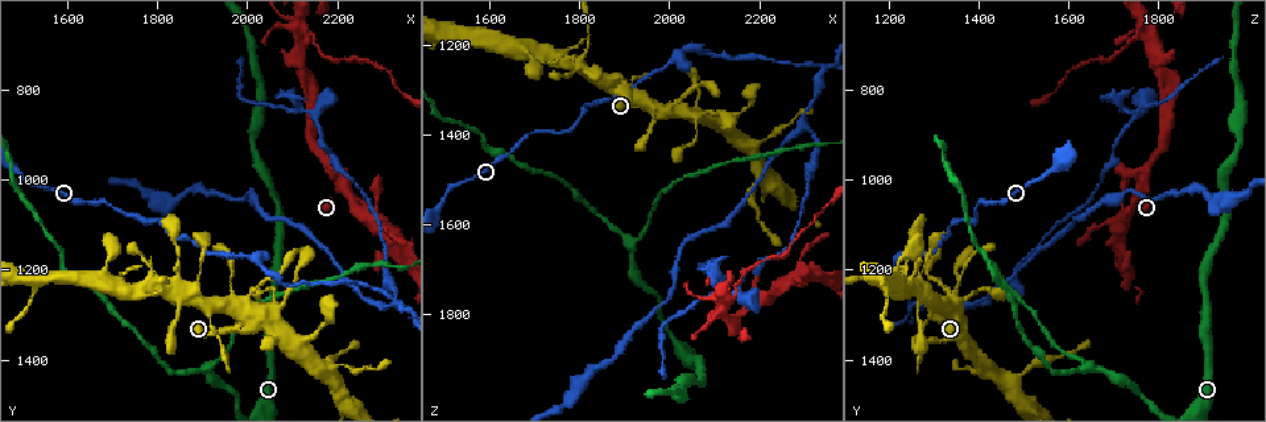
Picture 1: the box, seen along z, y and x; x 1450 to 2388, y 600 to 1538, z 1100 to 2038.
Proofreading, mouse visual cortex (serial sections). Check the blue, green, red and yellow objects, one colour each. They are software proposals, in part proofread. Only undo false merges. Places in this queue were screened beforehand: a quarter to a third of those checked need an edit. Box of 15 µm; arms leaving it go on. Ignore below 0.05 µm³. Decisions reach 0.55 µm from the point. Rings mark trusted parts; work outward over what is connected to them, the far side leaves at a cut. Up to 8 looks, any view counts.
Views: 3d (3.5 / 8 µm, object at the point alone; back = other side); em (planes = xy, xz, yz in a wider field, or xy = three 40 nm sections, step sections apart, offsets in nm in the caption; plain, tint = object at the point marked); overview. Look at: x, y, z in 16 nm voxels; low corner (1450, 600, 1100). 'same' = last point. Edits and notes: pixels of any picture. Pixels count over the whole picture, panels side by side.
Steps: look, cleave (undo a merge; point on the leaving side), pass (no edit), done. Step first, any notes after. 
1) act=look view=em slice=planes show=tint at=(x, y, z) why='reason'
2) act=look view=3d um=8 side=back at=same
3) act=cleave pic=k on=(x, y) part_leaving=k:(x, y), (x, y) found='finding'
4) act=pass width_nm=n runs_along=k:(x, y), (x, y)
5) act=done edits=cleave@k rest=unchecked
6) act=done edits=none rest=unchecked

act=look view=3d um=3.5 at=(2015, 1175, 1230) why='a fork'

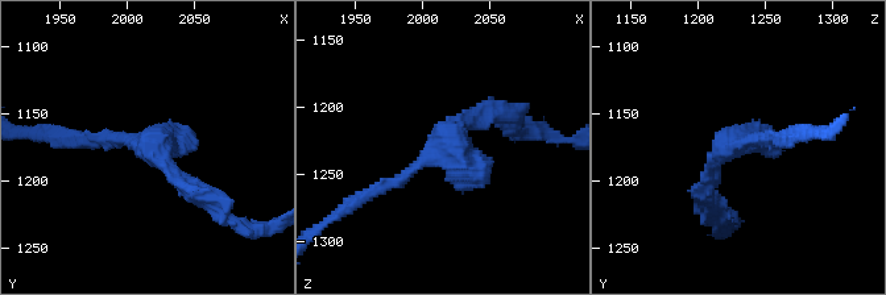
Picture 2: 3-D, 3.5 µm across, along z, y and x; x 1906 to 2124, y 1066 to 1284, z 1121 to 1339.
act=look view=em slice=xy step=2 show=tint at=(2014, 1172, 1228) why='now the EM'

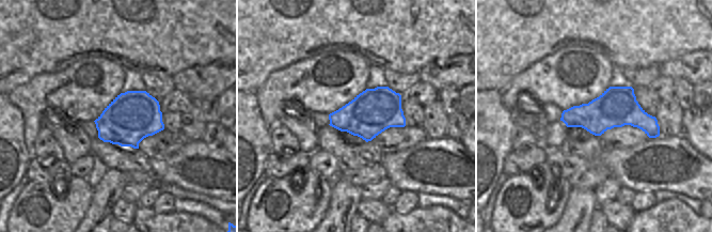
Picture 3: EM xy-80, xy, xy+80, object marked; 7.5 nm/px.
act=pass runs_along=2:(367, 196), (500, 115) found='continuous, no second cell'

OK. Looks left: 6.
act=look view=3d um=3.5 at=(2340, 1280, 1245) why='arms part here'

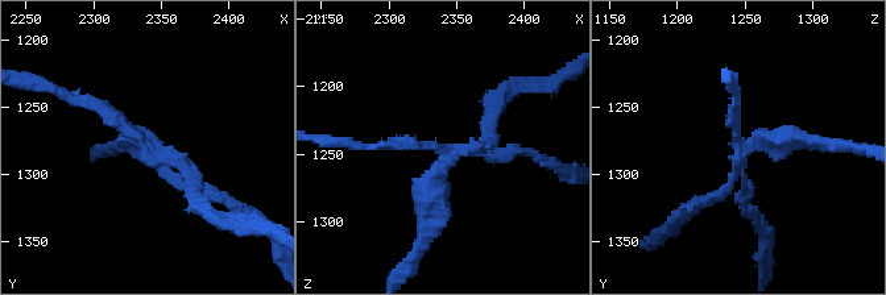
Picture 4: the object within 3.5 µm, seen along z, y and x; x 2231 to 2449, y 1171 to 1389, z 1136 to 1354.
act=look view=em slice=xy step=1 show=tint at=(2340, 1276, 1250) arms=3 arm_widths_nm=150,150,200

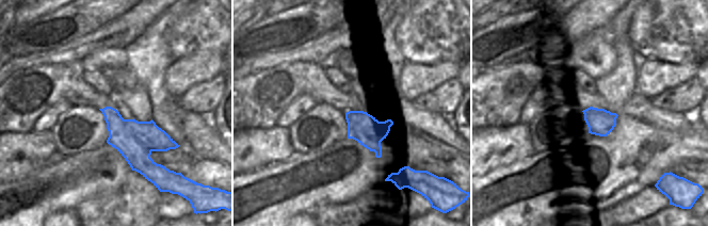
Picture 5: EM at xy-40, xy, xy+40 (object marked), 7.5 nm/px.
act=cleave pic=4 on=(783, 142) found='a second cell is stuck on'

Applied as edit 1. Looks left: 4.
act=look view=3d um=8 at=(2300, 1095, 1670) why='a narrow waist'

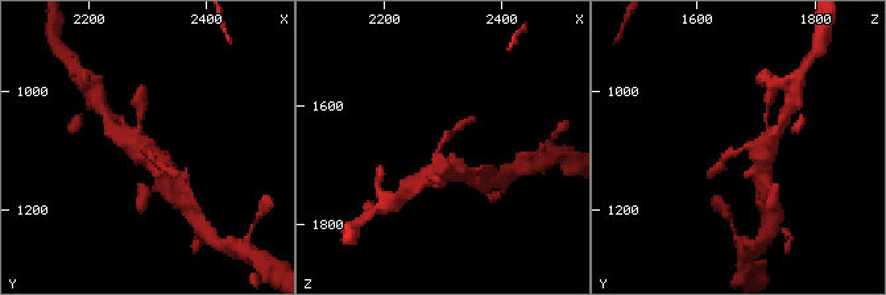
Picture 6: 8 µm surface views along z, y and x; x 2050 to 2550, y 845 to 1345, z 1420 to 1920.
act=look view=3d um=3.5 at=(2290, 1100, 1665)

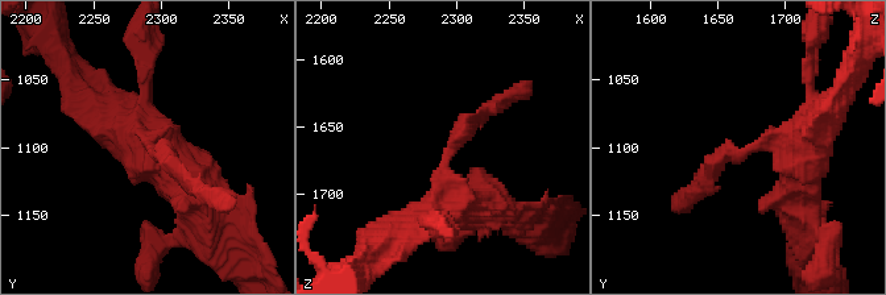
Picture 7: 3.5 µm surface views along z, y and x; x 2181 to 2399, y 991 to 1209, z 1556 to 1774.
act=look view=em slice=xy step=5 show=tint at=(2294, 1104, 1668)

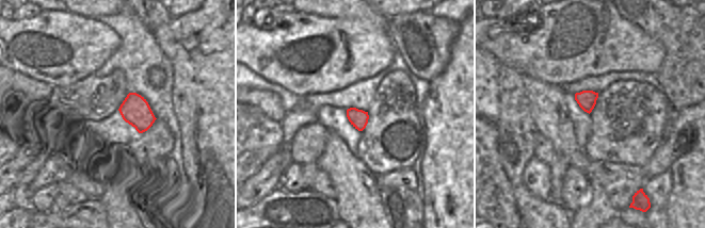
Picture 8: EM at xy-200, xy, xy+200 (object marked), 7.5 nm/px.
act=pass runs_along=7:(417, 220), (464, 121), (501, 102) found='continuous, no second cell'

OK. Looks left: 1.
act=done edits=cleave@4 rest=unchecked

